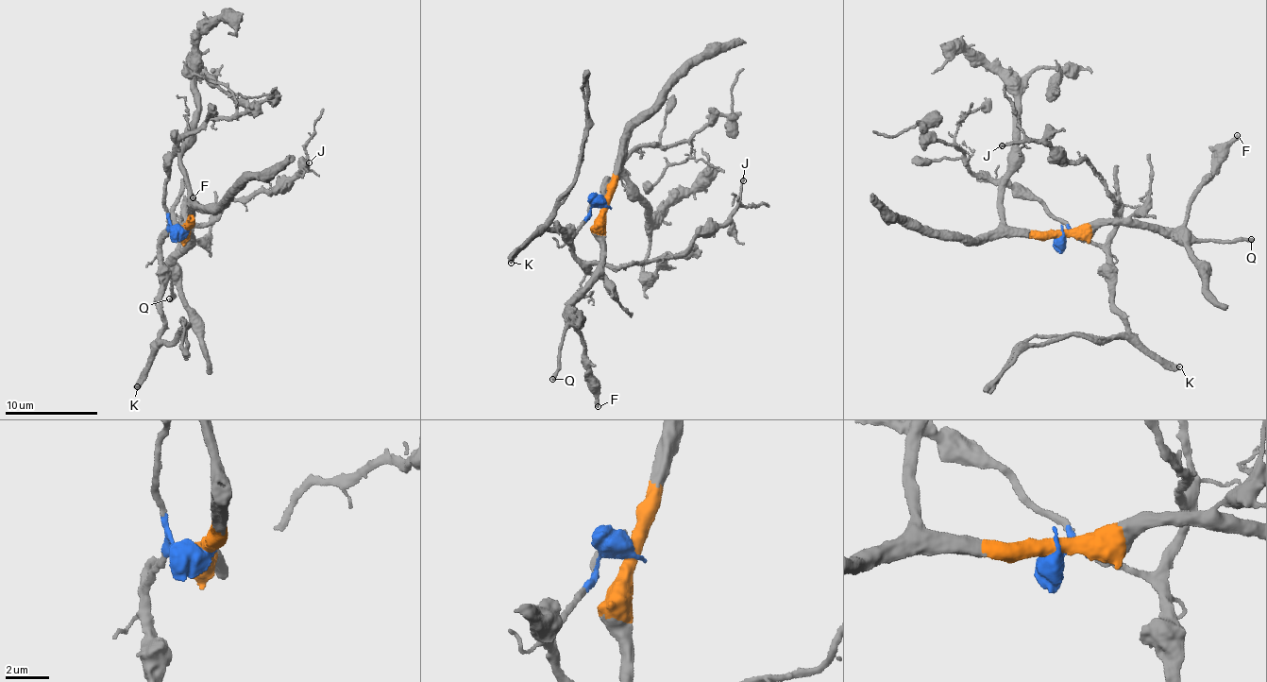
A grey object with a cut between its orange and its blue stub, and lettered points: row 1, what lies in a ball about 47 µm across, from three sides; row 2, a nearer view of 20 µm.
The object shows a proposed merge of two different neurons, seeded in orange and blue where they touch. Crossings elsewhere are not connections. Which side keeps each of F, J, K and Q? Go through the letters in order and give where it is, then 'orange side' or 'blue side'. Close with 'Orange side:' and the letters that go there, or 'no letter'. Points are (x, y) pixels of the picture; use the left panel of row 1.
F: (193, 197) | orange side
J: (309, 162) | blue side
K: (137, 386) | blue side
Q: (169, 298) | orange side
Orange side: F, Q

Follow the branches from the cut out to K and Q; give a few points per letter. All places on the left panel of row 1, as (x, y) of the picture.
K: (187, 229), (176, 230), (170, 226), (160, 248), (160, 315), (163, 327), (138, 385)
Q: (187, 229), (194, 245), (178, 255), (172, 268), (177, 298), (169, 299)

